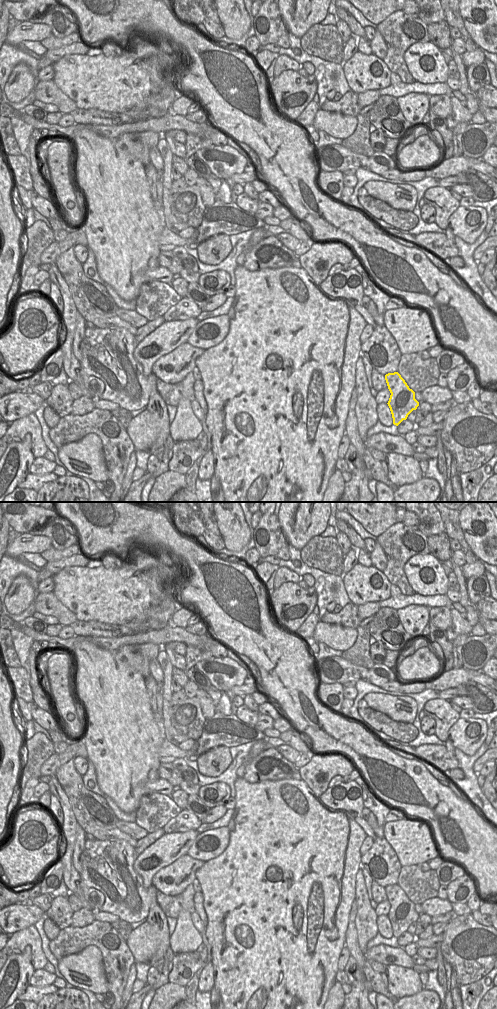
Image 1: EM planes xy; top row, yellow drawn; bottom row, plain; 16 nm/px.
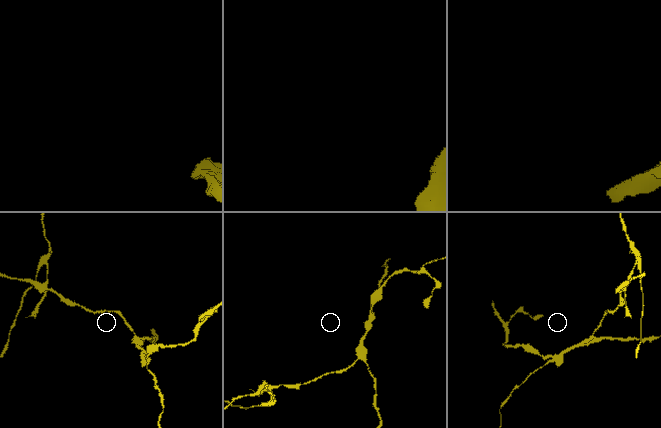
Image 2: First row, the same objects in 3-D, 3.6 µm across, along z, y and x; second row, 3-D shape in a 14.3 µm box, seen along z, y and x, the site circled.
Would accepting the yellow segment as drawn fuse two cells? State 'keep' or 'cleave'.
cleave

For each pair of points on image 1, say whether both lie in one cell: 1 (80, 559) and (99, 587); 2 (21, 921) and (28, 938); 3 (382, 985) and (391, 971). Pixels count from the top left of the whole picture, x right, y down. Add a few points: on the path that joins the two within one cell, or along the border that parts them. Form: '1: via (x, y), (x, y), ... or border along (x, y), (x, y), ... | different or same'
1: border along (88, 562), (84, 566), (65, 566), (62, 569) | different
2: border along (33, 924), (17, 930), (13, 934) | different
3: border along (386, 976), (388, 990), (397, 998) | different

